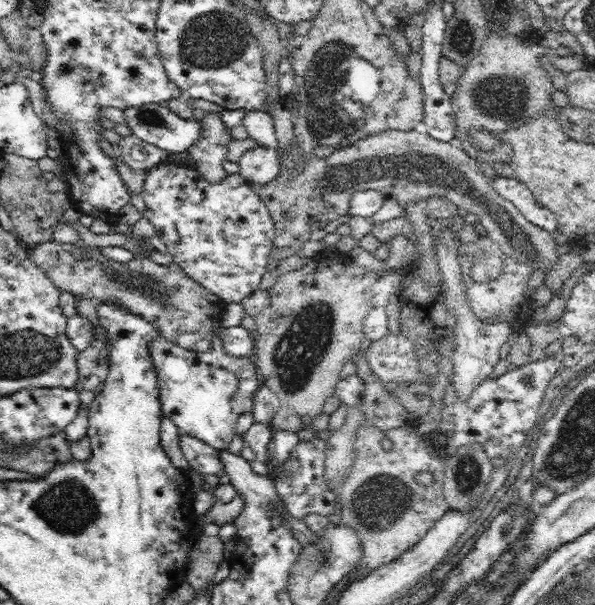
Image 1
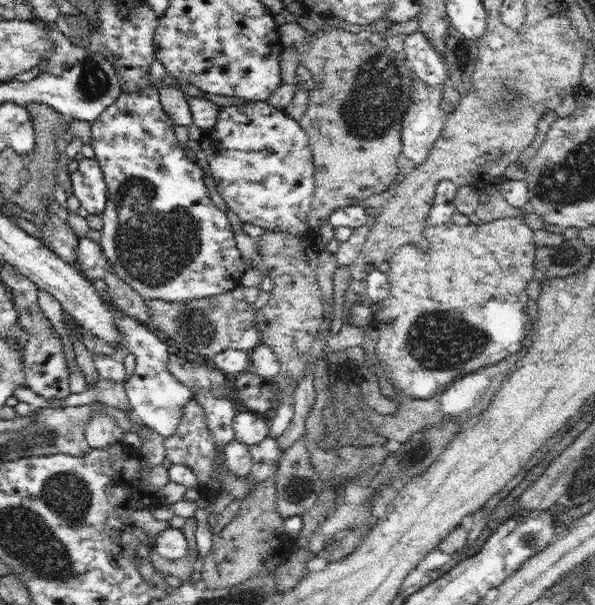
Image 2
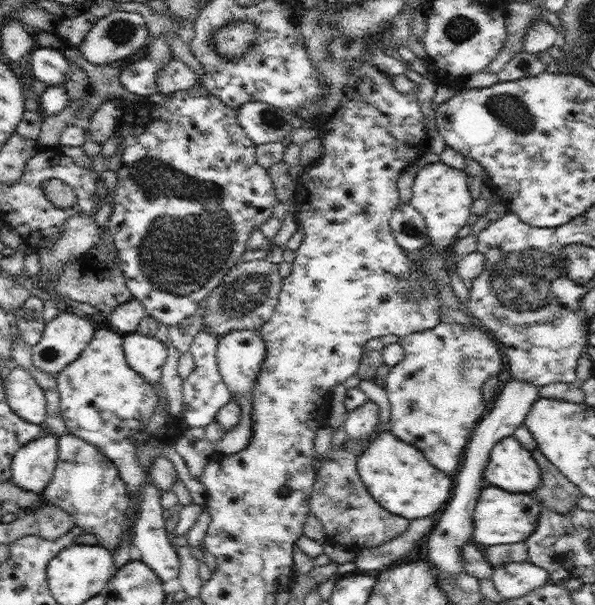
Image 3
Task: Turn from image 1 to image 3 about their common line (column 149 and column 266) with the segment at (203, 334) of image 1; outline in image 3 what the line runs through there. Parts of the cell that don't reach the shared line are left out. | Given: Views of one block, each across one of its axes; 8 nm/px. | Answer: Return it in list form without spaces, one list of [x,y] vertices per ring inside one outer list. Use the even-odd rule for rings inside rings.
[[[269,259],[240,261],[234,265],[198,308],[198,313],[204,313],[205,327],[219,337],[234,329],[260,330],[278,304],[283,281],[278,268],[278,264]]]

